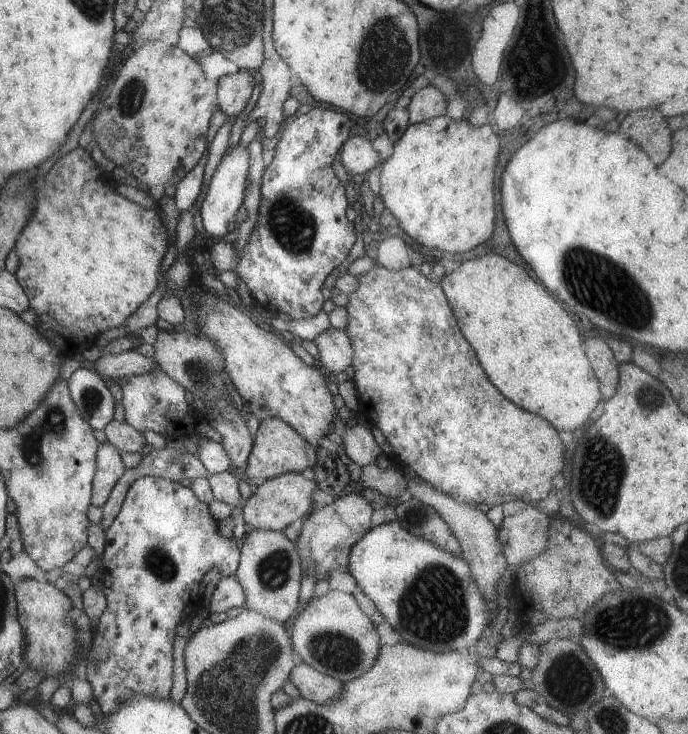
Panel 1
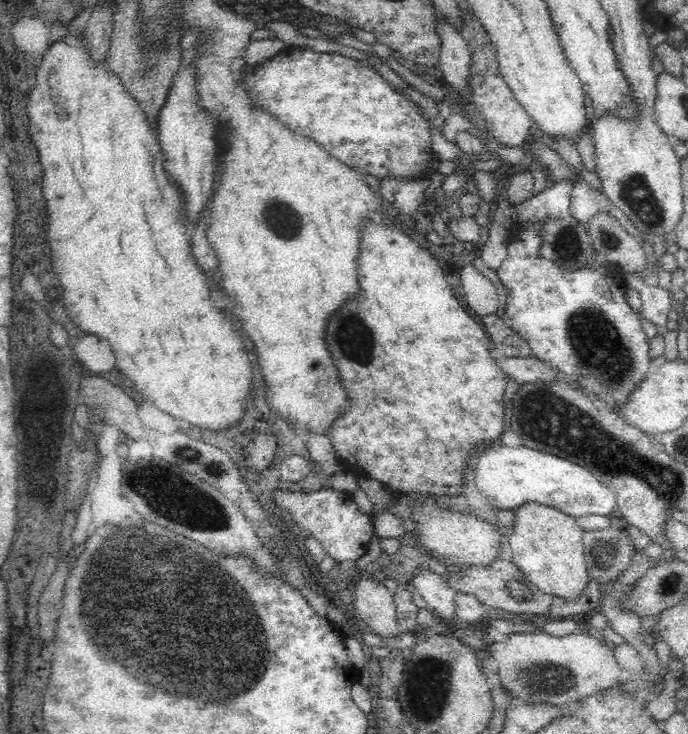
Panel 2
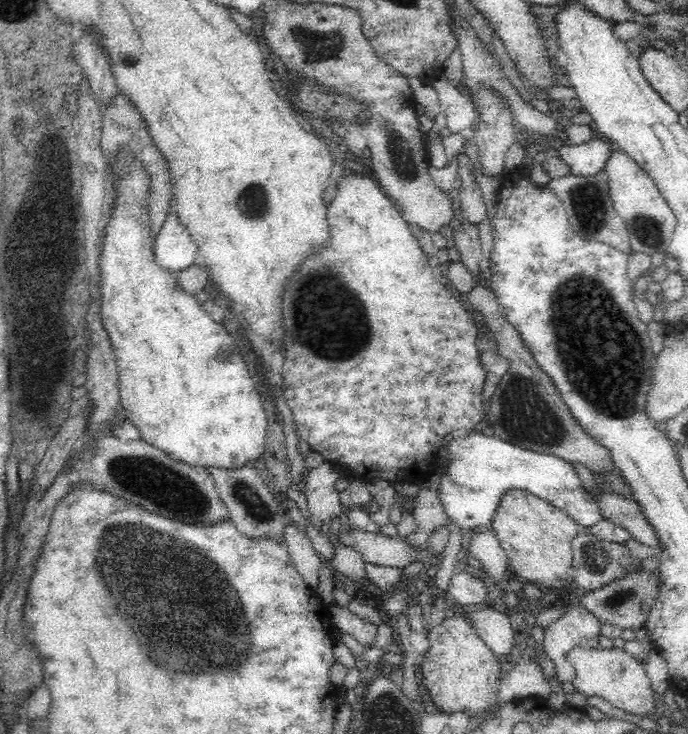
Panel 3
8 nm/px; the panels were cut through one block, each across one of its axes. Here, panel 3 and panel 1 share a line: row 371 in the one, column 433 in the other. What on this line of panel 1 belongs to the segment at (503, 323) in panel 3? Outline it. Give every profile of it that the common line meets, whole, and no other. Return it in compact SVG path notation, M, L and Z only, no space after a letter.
M412 493L410 500L393 505L396 520L406 532L462 558L463 550L456 535L434 507L426 505Z

